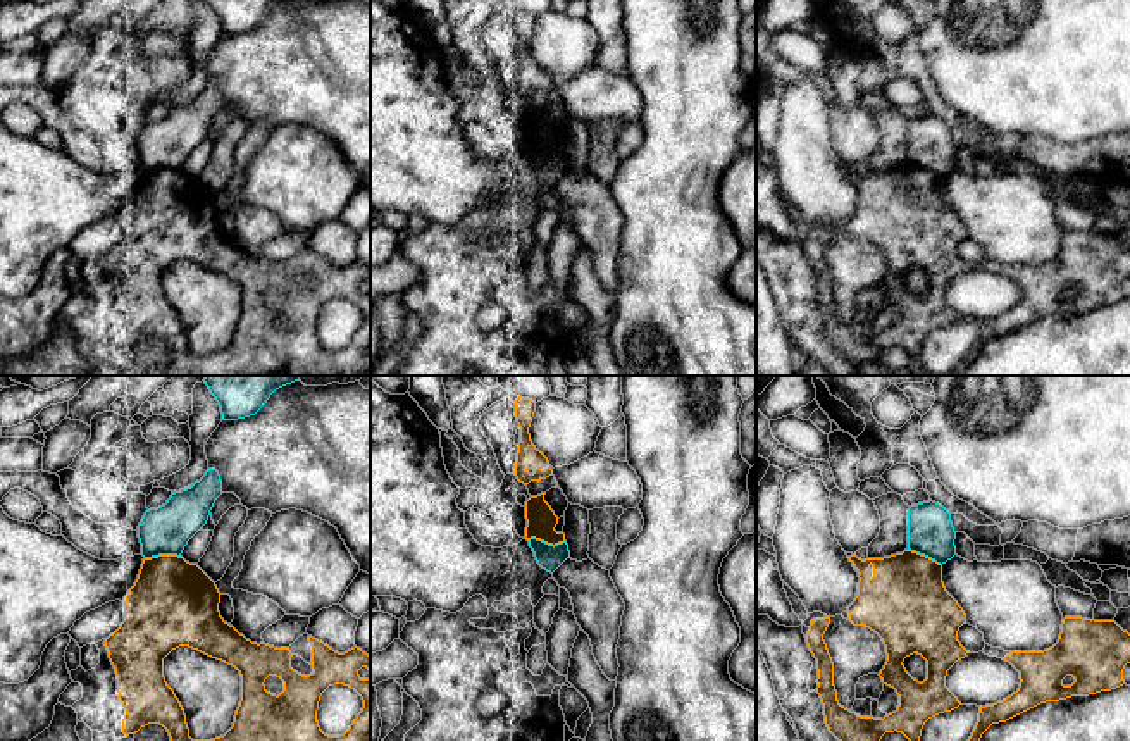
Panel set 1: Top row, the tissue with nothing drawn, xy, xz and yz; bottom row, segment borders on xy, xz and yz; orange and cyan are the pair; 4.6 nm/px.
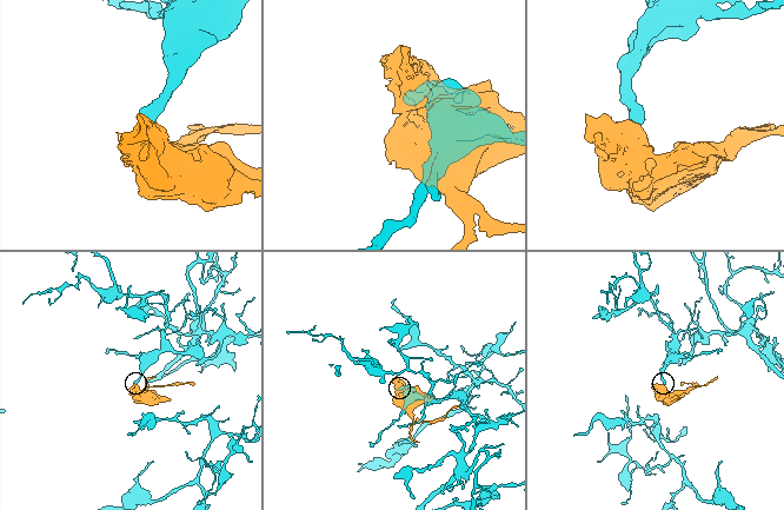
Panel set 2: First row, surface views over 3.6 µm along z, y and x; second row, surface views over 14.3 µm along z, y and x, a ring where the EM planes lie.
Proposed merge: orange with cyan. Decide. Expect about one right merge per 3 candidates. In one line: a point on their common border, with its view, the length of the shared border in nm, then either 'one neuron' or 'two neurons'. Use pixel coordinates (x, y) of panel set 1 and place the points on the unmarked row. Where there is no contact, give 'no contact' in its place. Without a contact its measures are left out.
contact xz (546, 155); length 180 nm; two neurons

